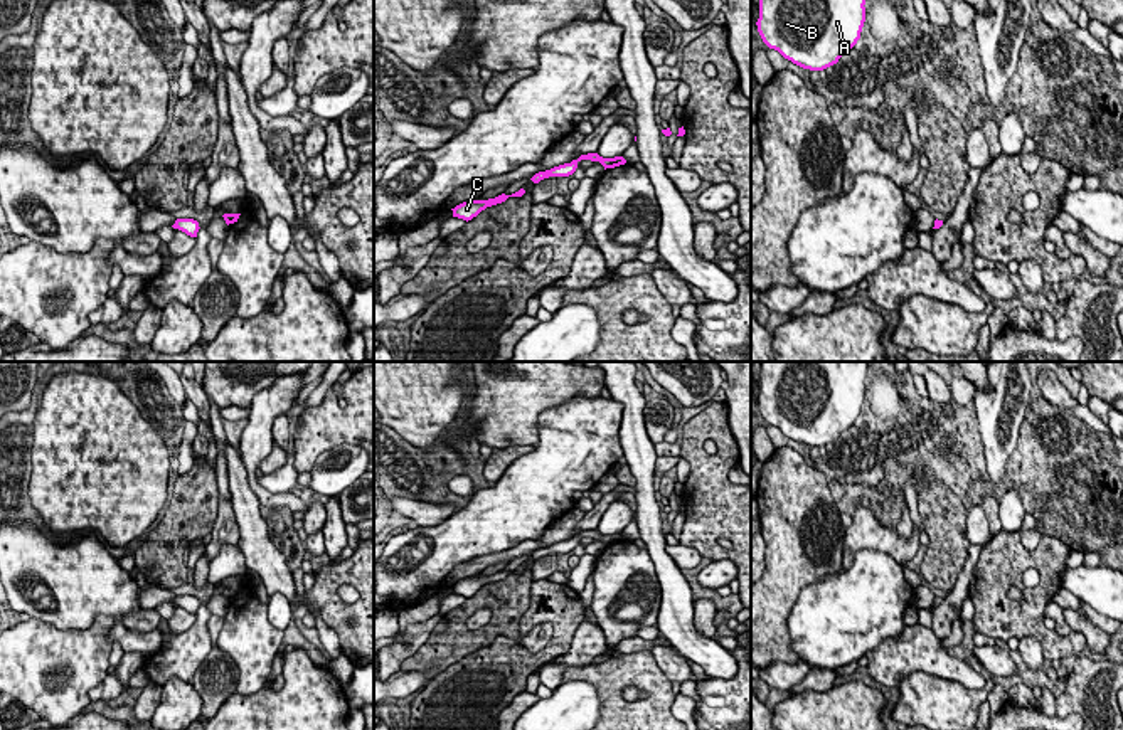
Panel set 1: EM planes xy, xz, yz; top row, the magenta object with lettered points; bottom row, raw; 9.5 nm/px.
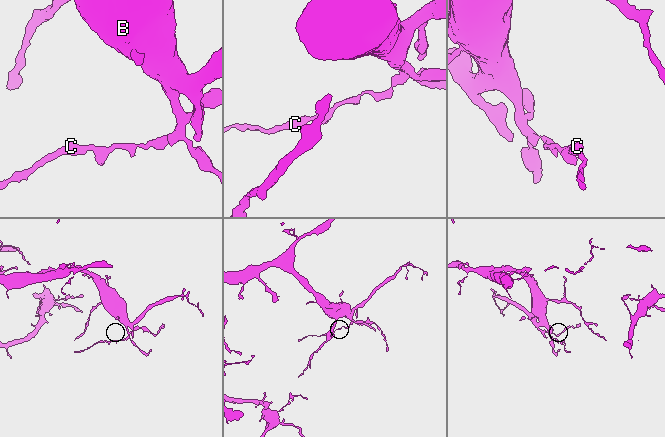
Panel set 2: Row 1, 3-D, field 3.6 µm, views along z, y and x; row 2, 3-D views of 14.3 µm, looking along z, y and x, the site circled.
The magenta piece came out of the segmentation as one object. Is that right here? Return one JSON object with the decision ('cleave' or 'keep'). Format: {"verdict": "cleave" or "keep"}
{"verdict": "cleave"}

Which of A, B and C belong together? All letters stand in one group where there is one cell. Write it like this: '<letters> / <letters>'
A B / C

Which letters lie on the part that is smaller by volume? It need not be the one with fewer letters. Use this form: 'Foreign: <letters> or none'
Foreign: C

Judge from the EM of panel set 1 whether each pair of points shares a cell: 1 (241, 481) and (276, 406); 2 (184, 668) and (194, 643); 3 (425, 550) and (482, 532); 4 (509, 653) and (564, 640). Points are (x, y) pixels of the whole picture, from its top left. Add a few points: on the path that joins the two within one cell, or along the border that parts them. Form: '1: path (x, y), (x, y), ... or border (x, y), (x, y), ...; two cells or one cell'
1: border (238, 449), (248, 485), (261, 505); two cells
2: path (184, 661), (184, 655), (189, 650); one cell
3: path (438, 550), (468, 534); one cell
4: path (522, 658), (542, 658), (551, 651); one cell

